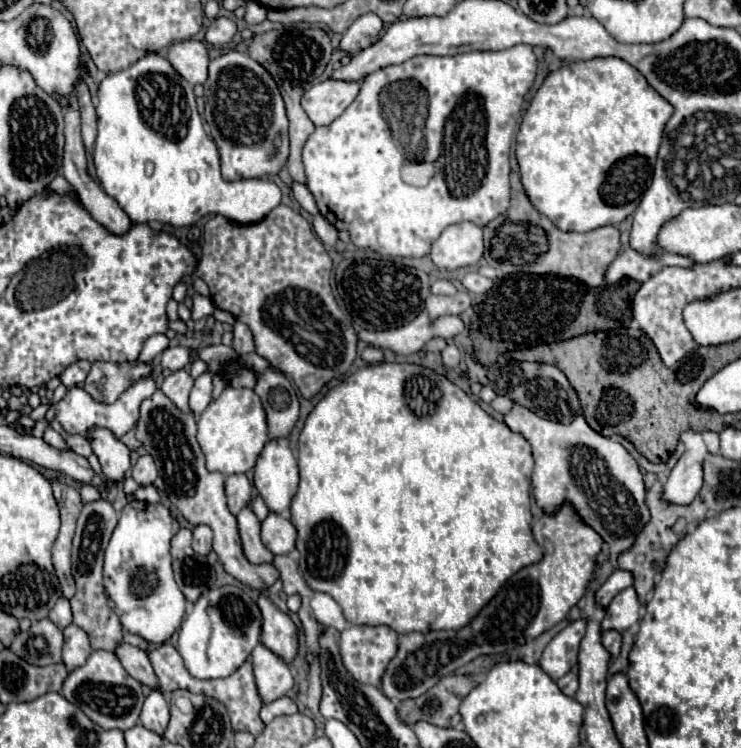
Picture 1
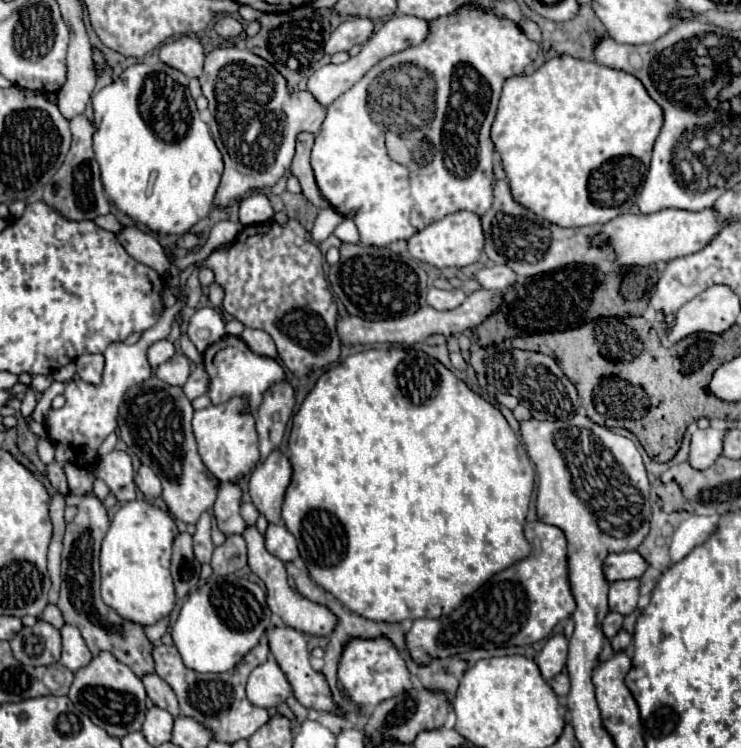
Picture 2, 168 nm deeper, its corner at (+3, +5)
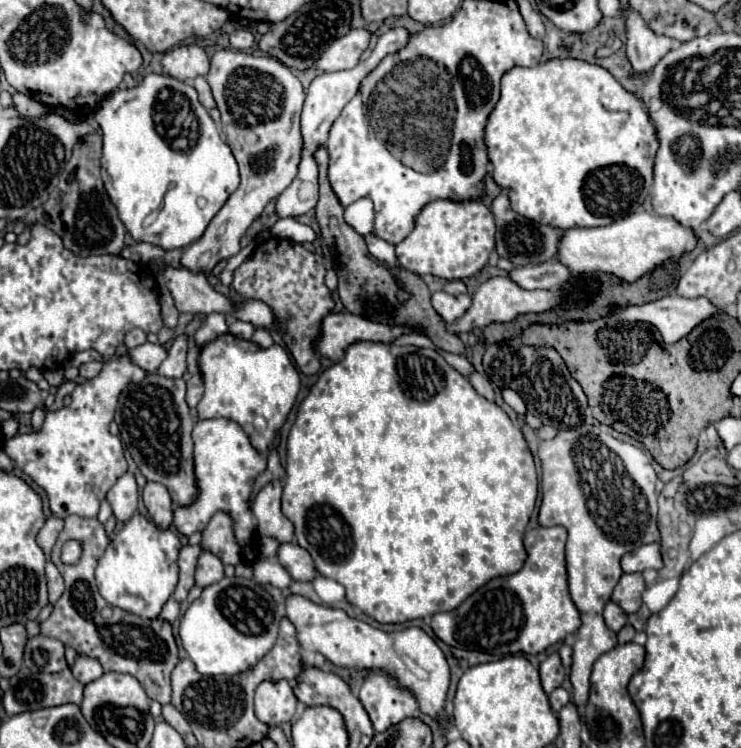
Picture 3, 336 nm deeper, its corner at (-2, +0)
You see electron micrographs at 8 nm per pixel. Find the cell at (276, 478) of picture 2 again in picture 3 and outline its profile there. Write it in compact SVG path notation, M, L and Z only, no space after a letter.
M273 480L257 494L253 502L253 516L257 520L259 534L275 538L279 544L293 542L295 538L293 522L287 520L281 512L281 490L283 484L279 480Z

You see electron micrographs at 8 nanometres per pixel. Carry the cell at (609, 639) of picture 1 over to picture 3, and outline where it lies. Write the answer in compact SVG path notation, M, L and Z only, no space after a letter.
M607 602L605 610L603 610L603 618L605 618L605 624L613 632L619 632L627 624L627 614L615 602Z

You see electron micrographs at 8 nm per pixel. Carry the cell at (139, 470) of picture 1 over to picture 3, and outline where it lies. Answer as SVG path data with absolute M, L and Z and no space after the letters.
M147 482L145 490L143 490L143 504L145 504L151 520L155 522L155 526L159 526L159 530L171 528L173 502L171 502L171 496L163 484Z

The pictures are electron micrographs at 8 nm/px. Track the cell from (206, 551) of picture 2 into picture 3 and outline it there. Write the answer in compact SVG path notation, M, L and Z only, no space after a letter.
M203 552L199 556L199 564L197 564L197 572L195 572L195 586L207 588L207 586L219 582L221 578L223 578L221 560L209 552Z

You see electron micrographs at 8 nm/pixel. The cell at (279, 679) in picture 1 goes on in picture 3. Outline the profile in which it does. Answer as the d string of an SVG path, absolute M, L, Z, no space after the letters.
M261 682L255 692L255 716L267 726L291 722L297 708L297 698L289 682Z

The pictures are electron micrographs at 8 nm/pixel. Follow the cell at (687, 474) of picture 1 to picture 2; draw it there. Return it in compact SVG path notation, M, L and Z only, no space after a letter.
M712 425L704 431L696 431L690 439L690 453L688 453L688 463L692 469L708 469L712 465L712 457L720 457L722 453L722 439L724 439L724 429L718 425Z

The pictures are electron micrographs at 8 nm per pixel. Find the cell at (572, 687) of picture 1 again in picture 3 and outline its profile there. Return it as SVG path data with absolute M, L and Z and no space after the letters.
M557 688L557 690L553 690L549 694L549 702L551 702L551 710L553 712L559 712L569 700L571 700L571 696L569 696L569 692L565 688Z

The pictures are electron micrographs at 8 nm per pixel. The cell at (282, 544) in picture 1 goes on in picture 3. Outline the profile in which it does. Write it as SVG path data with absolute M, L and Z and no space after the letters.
M297 542L281 544L277 560L289 572L289 576L297 582L311 582L317 578L317 570L315 570L311 554L303 550Z

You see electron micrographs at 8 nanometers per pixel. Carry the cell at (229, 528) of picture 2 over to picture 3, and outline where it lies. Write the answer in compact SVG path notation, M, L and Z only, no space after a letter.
M217 512L201 534L201 550L215 554L223 564L235 566L241 560L241 552L231 526L233 520L225 512Z

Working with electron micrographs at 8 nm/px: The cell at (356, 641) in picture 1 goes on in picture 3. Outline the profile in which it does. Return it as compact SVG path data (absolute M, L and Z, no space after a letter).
M385 674L365 676L365 682L359 690L359 700L377 732L383 732L387 726L395 726L403 718L419 712L415 696Z

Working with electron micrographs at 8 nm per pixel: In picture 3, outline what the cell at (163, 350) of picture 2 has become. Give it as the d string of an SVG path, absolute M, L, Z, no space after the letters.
M141 344L141 346L135 346L131 350L131 360L143 368L145 372L157 372L157 368L161 366L161 362L167 358L167 352L161 348L161 344Z

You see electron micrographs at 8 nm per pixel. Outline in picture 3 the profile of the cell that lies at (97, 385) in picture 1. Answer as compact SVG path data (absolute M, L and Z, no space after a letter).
M89 362L89 364L83 364L83 366L79 368L79 374L81 375L81 378L91 380L91 378L95 378L95 376L99 374L101 368L103 368L101 362Z

